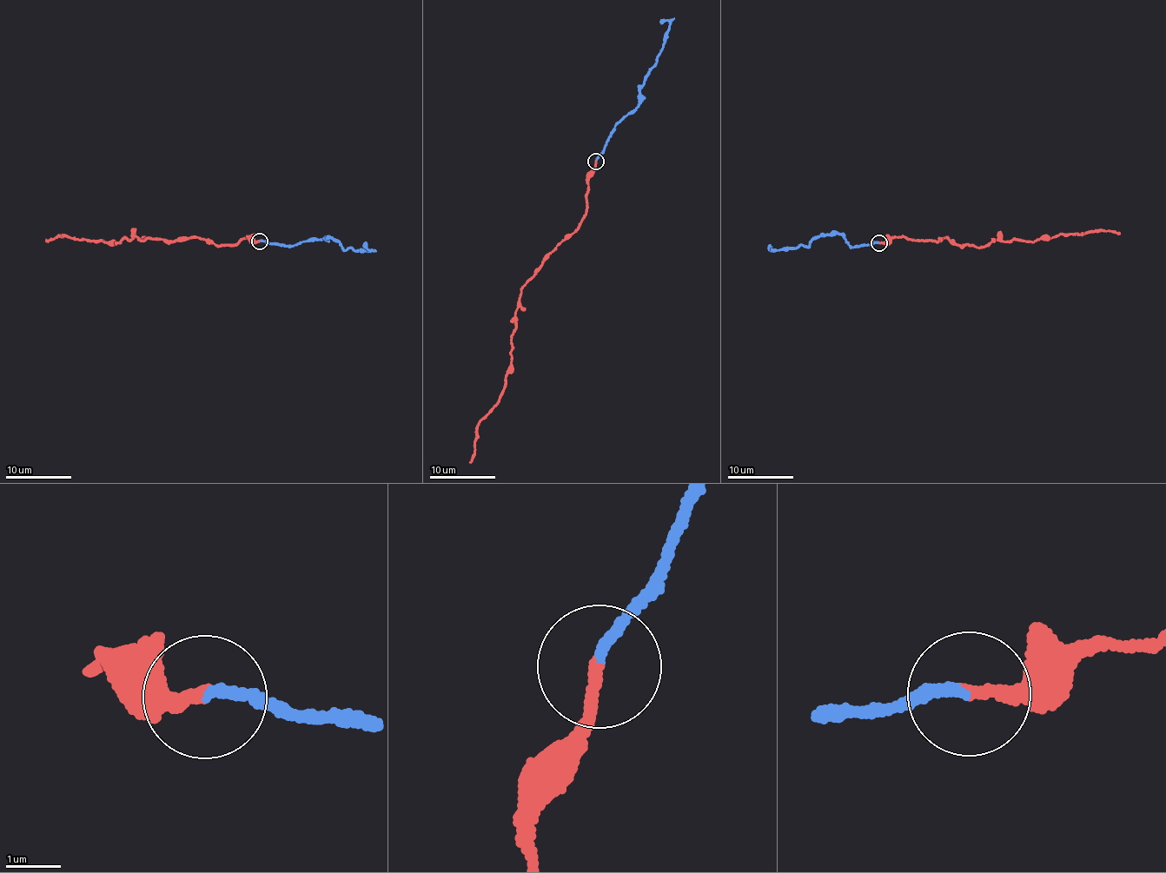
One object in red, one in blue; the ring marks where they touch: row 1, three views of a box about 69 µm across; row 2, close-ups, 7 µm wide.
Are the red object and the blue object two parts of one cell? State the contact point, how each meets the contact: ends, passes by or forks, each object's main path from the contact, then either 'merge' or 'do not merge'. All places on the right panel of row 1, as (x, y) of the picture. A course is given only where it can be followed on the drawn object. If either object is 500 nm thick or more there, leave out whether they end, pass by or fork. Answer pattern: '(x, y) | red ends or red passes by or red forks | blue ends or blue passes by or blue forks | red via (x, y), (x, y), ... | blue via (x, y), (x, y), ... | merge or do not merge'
(878, 242) | red ends | blue ends | red via (879, 243), (893, 237), (937, 243), (945, 238), (961, 246), (981, 248), (997, 240), (1119, 233) | blue via (879, 243), (851, 247), (838, 233), (822, 234), (807, 247), (799, 245), (773, 249), (771, 246) | merge

